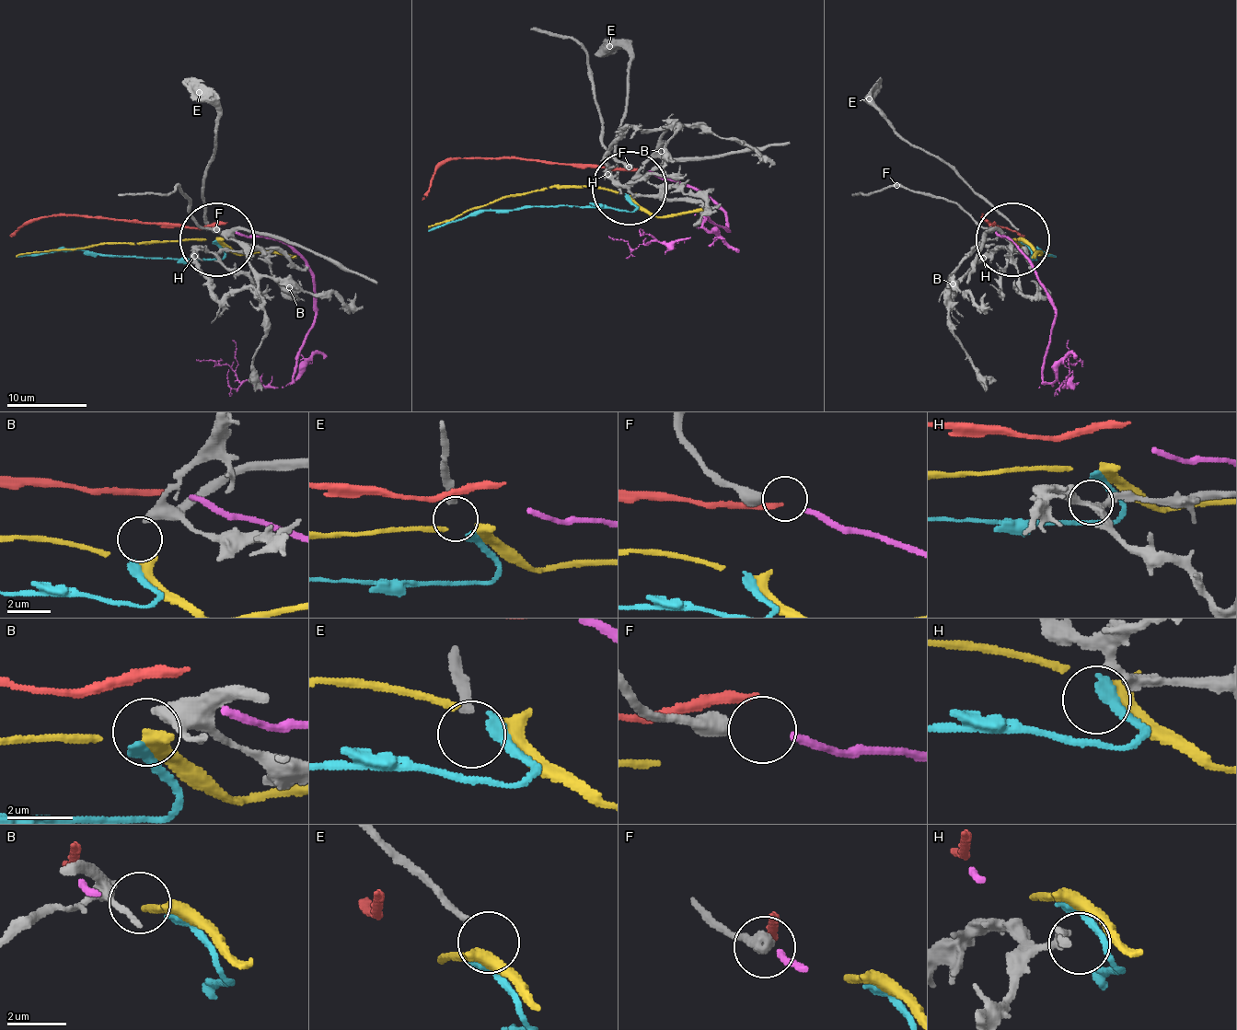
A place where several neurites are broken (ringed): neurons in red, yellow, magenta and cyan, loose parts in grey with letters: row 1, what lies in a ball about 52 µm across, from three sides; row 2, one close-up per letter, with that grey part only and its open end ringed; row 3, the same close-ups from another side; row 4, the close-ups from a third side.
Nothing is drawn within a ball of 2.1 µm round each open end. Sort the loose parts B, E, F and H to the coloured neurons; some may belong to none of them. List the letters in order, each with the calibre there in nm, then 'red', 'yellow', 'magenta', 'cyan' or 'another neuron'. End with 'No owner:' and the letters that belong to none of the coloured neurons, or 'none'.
B: calibre 360 nm; cyan
E: calibre 280 nm; another neuron
F: calibre 500 nm; magenta
H: calibre 240 nm; another neuron
No owner: E, H

